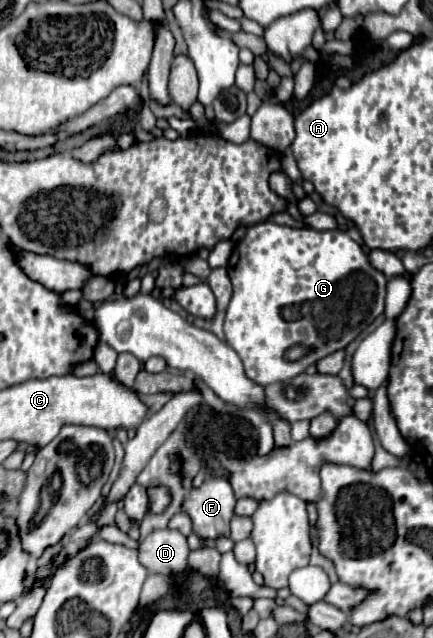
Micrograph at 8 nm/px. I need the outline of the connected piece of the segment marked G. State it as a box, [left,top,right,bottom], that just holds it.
[224,222,388,386]

